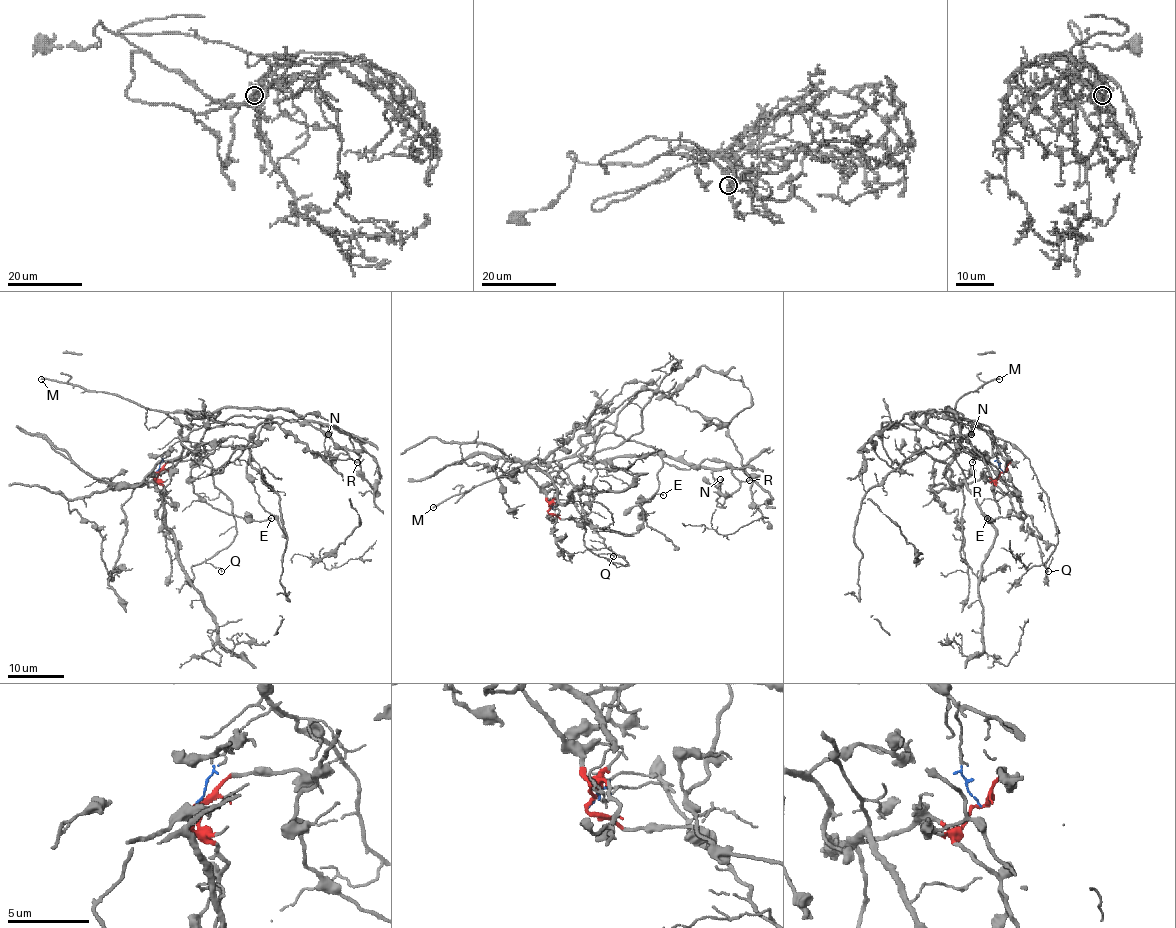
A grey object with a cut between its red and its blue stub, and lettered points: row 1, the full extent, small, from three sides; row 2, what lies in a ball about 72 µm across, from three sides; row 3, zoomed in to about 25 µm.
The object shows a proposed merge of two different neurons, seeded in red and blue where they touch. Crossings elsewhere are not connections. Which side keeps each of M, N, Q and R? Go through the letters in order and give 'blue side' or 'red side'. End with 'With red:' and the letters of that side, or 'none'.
M: blue side
N: blue side
Q: blue side
R: blue side
With red: none

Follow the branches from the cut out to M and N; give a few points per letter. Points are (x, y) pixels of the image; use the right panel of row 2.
M: (1003, 472), (997, 457), (997, 443), (990, 435), (952, 412), (965, 394), (1000, 379)
N: (1003, 472), (990, 435), (955, 414), (948, 416), (952, 412), (947, 408), (962, 423), (976, 426), (972, 433)

